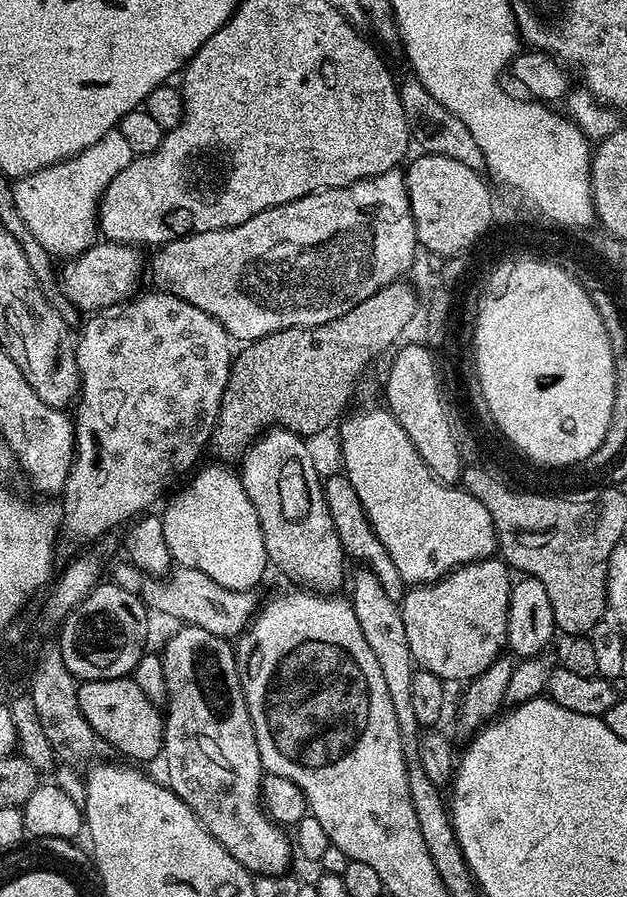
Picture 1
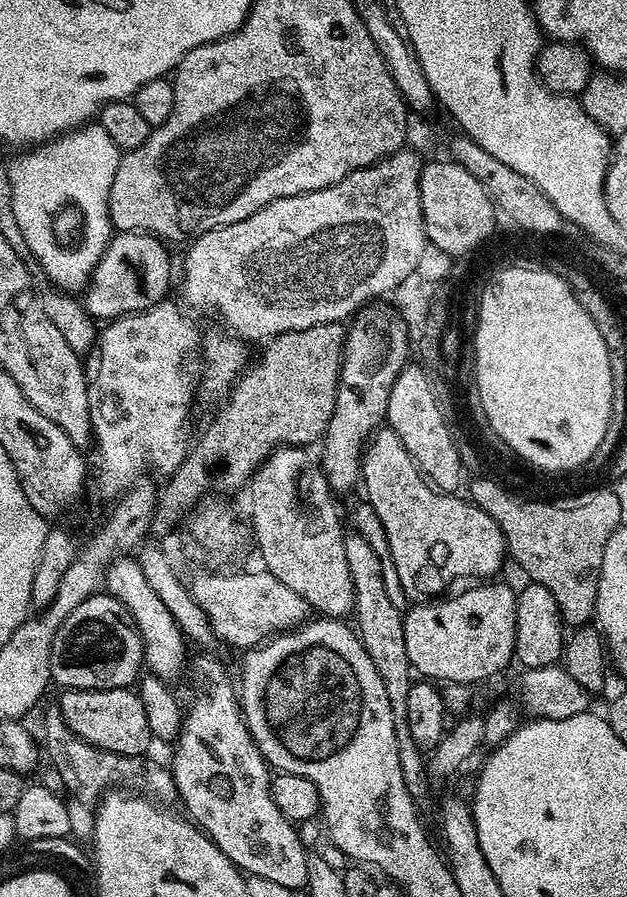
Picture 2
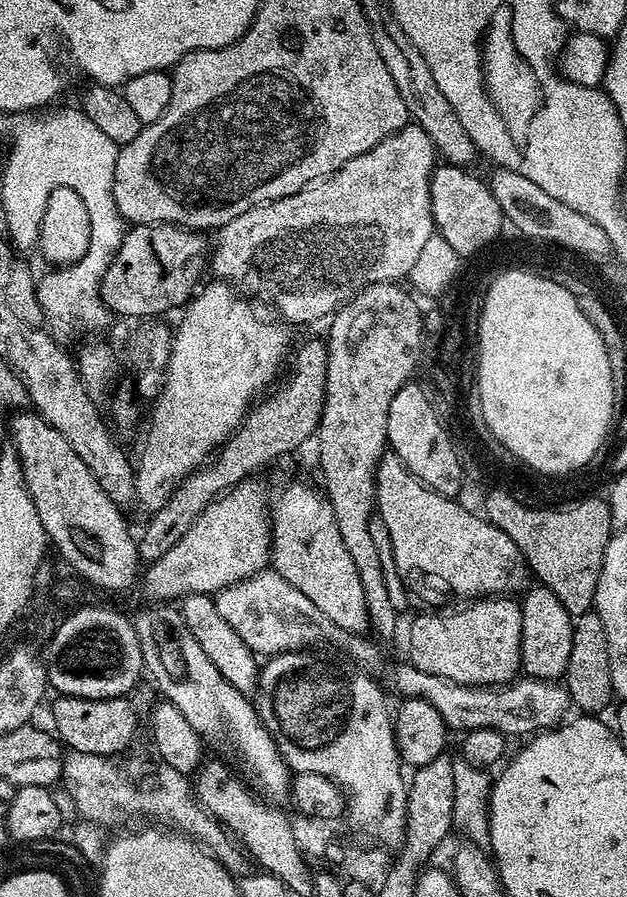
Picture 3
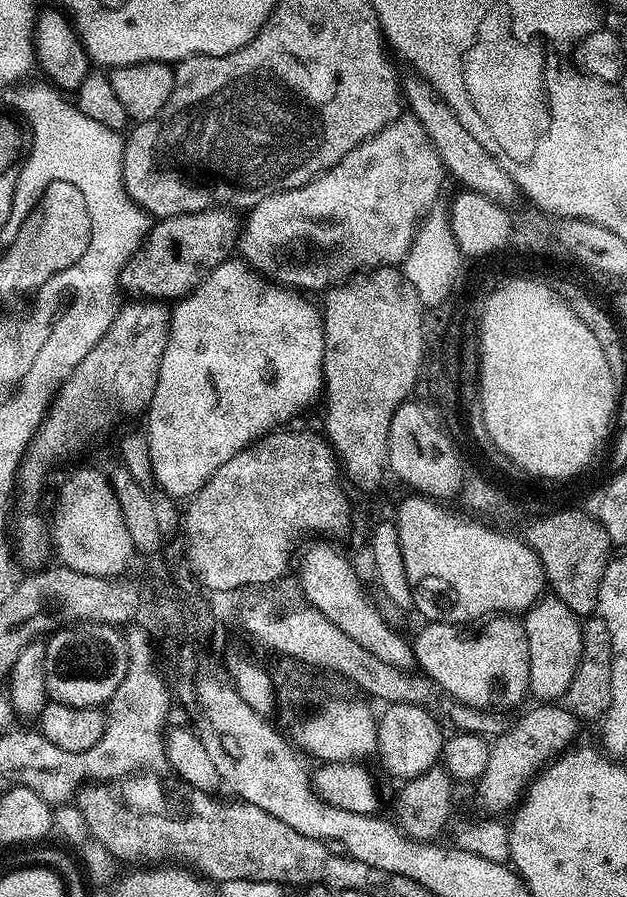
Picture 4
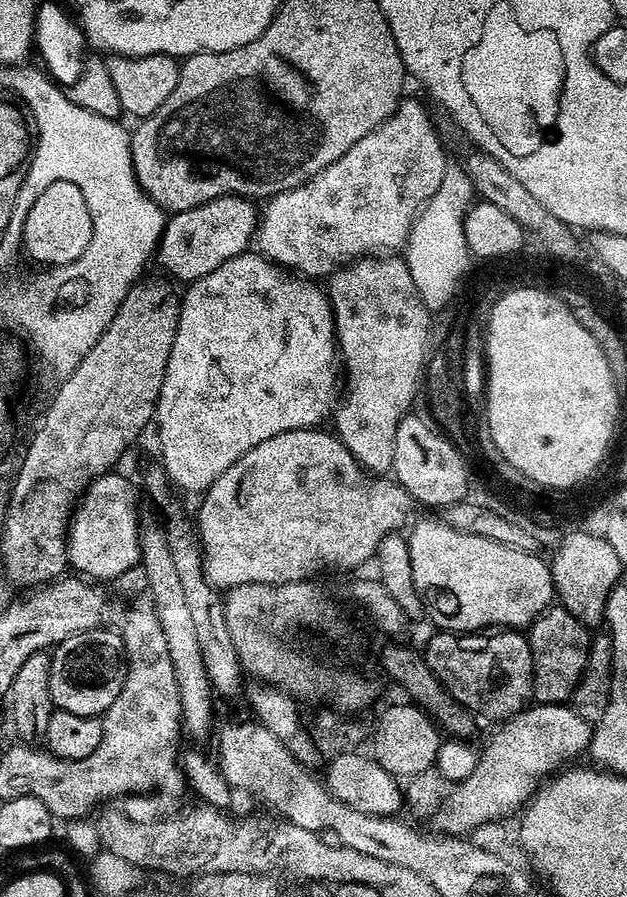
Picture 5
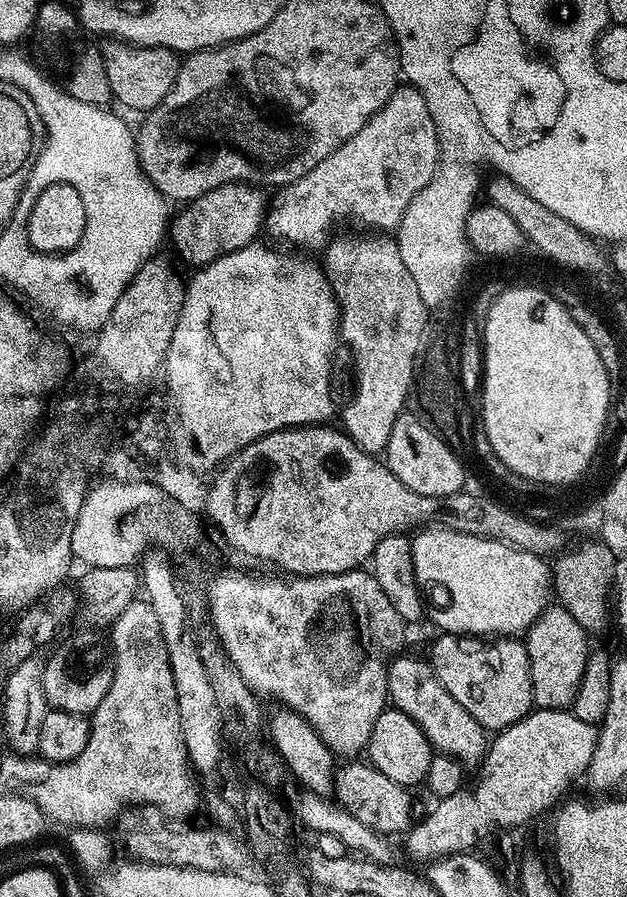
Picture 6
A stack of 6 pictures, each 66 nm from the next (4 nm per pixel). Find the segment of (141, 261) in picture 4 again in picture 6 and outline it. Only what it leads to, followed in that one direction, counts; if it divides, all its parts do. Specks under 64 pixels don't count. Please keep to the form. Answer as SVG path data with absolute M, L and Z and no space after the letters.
M237 182L223 184L210 190L199 200L193 200L180 217L175 217L170 228L170 240L191 266L203 266L214 262L218 256L225 256L239 248L253 243L266 224L264 196L254 184Z

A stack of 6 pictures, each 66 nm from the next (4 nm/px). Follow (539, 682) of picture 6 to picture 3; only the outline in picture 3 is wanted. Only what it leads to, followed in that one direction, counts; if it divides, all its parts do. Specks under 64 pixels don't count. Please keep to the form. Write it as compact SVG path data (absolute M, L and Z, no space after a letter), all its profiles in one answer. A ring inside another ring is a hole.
M532 586L520 600L522 610L522 650L520 663L523 671L535 680L559 681L570 662L573 616L554 598L549 588ZM536 587L536 588L535 588Z

